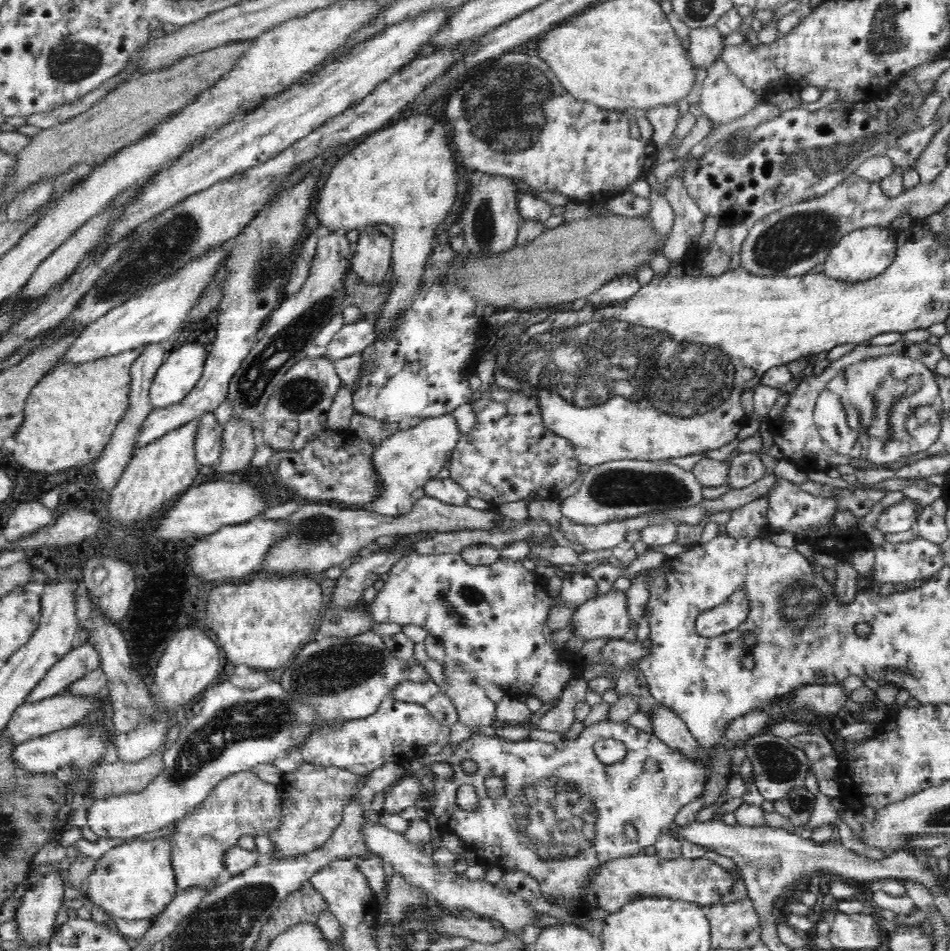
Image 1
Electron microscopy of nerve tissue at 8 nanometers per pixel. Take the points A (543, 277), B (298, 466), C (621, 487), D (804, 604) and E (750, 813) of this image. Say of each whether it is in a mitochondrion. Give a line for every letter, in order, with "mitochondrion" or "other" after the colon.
A: other
B: other
C: mitochondrion
D: mitochondrion
E: other

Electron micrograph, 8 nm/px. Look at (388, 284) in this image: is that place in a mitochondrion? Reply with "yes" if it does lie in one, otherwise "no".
no

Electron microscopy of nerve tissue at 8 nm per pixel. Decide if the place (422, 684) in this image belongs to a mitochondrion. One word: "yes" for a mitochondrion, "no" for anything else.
no

